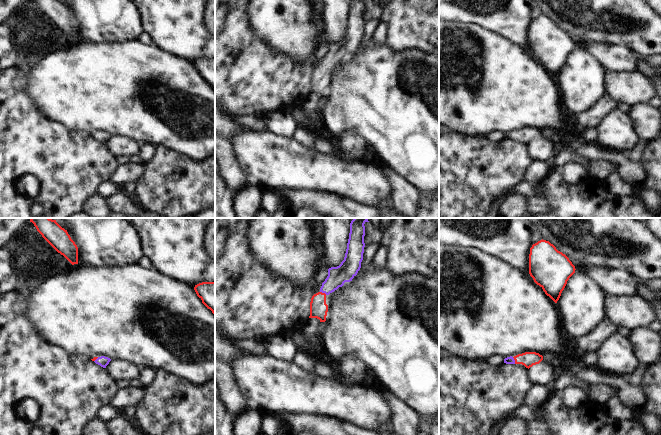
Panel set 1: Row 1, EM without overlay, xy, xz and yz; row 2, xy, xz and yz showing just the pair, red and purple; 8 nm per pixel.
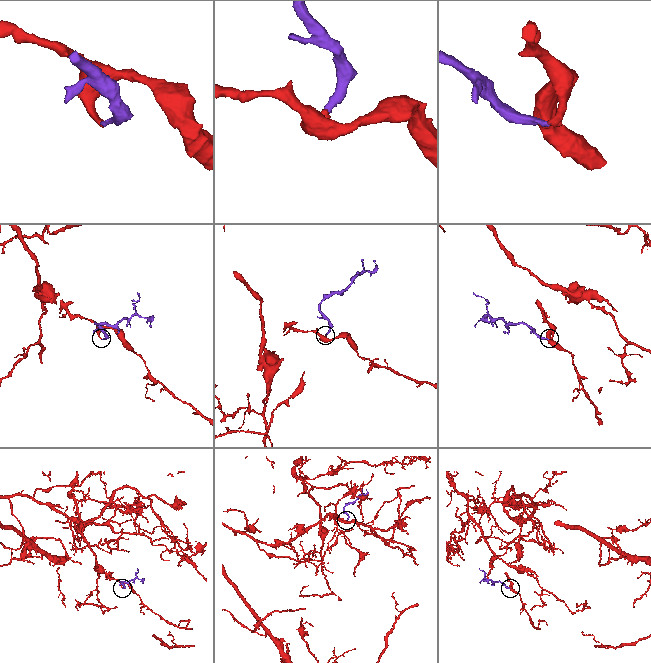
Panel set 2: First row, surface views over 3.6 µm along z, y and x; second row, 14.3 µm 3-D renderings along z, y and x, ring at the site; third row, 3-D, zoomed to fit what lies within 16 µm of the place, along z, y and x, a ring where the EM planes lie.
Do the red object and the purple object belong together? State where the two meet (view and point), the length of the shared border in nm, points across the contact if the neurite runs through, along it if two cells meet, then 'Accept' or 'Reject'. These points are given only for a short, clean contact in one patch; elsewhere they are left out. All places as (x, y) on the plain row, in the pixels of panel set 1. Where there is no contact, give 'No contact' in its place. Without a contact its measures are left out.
Touches red at yz (514, 135). Shared border 60 nm. Path across: yz (528, 135), (514, 135), (509, 136). Accept.

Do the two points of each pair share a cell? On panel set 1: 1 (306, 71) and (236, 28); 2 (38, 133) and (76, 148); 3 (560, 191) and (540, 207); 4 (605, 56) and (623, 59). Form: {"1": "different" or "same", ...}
{"1": "same", "2": "same", "3": "different", "4": "same"}

